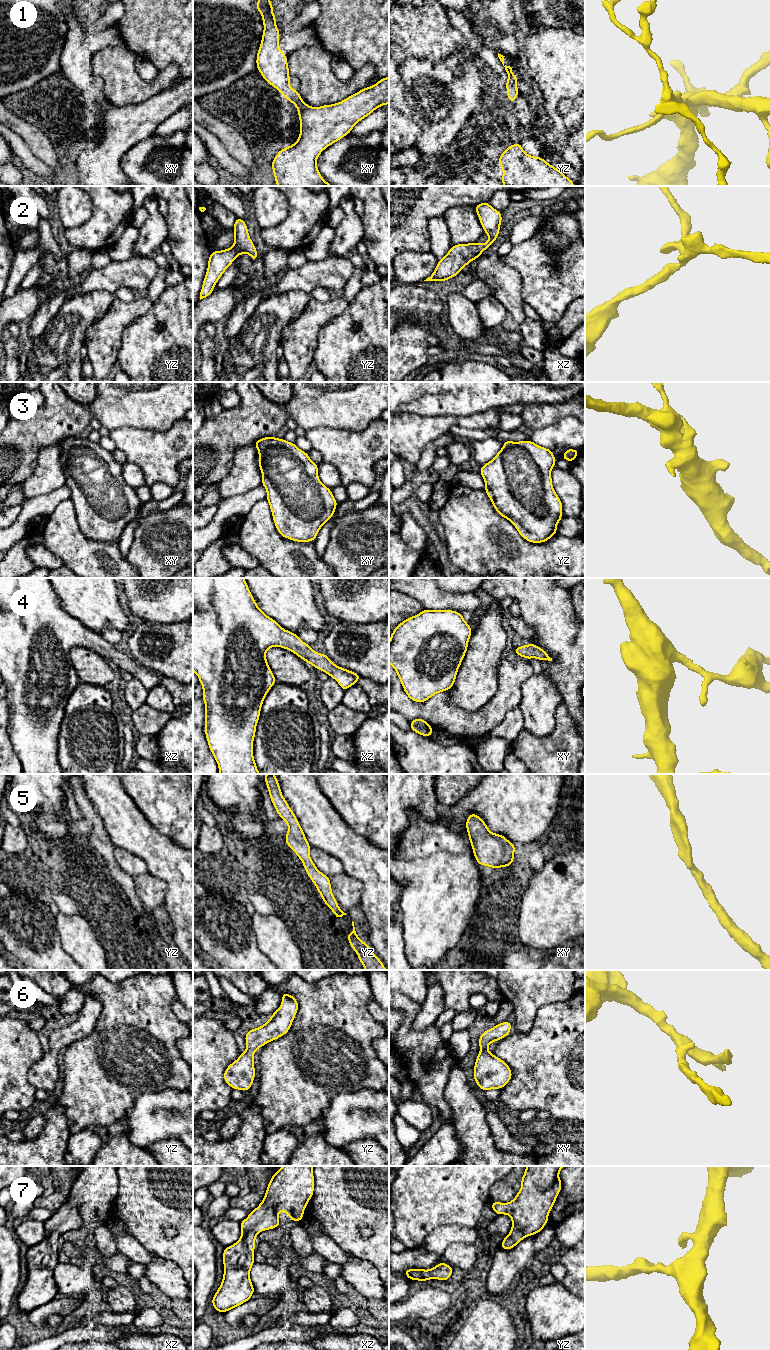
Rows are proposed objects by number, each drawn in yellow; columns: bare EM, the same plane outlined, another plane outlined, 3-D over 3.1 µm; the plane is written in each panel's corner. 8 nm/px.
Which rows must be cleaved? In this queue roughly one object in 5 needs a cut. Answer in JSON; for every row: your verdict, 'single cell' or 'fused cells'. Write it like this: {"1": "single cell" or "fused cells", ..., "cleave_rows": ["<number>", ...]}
{"1": "single cell", "2": "single cell", "3": "single cell", "4": "single cell", "5": "single cell", "6": "single cell", "7": "single cell", "cleave_rows": []}

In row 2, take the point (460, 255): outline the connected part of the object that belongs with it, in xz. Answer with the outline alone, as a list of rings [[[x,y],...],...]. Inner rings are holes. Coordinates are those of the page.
[[[489,202],[480,203],[474,207],[489,240],[484,244],[475,242],[453,245],[448,253],[439,260],[433,274],[424,281],[444,282],[456,277],[464,266],[469,265],[472,260],[478,259],[481,253],[495,242],[501,226],[501,212],[492,208]]]

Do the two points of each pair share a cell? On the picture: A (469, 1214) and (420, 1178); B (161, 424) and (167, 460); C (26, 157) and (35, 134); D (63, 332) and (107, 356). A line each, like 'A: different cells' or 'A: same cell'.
A: same cell
B: different cells
C: different cells
D: different cells

